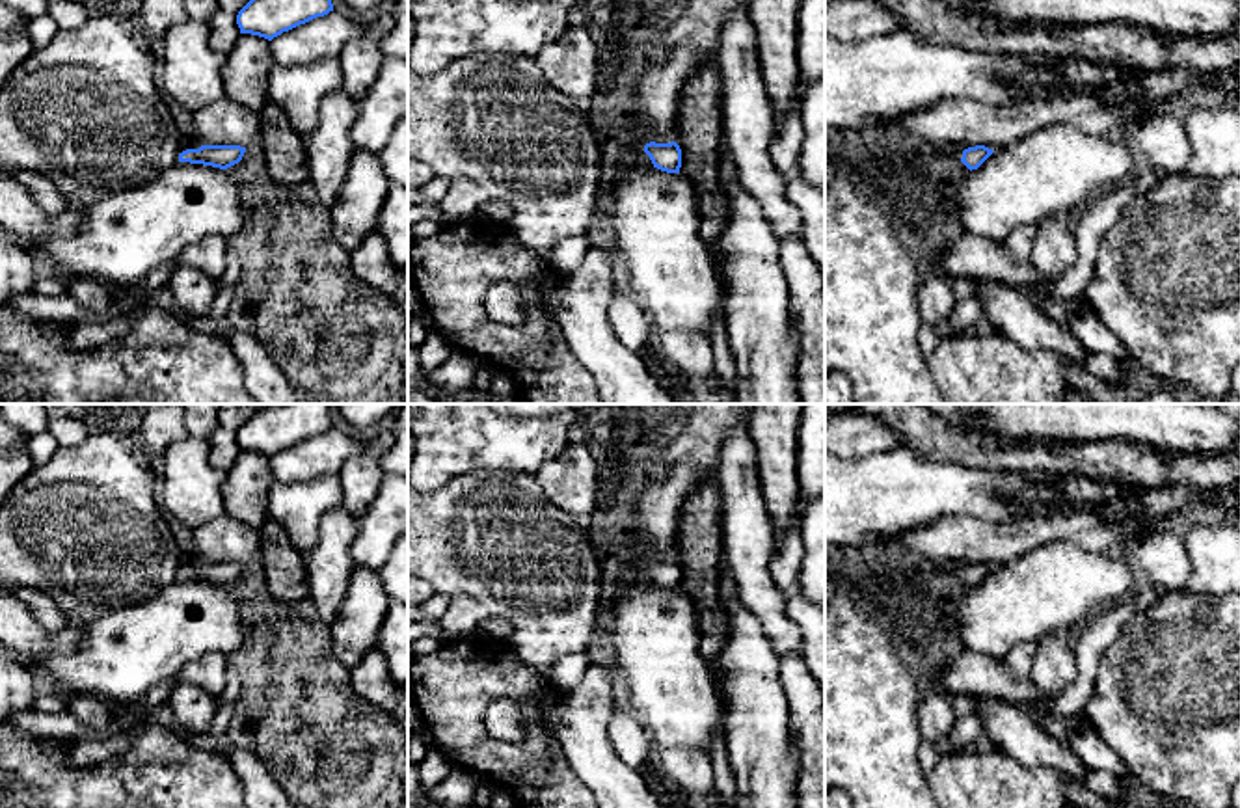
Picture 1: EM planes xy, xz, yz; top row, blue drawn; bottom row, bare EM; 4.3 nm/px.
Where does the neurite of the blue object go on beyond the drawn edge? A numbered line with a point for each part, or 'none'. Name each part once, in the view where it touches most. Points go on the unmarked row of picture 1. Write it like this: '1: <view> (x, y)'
none

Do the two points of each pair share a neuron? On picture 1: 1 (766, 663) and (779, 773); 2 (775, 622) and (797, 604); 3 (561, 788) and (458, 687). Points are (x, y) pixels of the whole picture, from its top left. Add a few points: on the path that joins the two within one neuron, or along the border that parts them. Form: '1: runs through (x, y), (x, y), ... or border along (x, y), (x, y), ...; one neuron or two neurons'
1: runs through (766, 691), (766, 745); one neuron
2: border along (769, 572), (803, 652); two neurons
3: runs through (527, 767), (503, 764), (460, 721); one neuron

